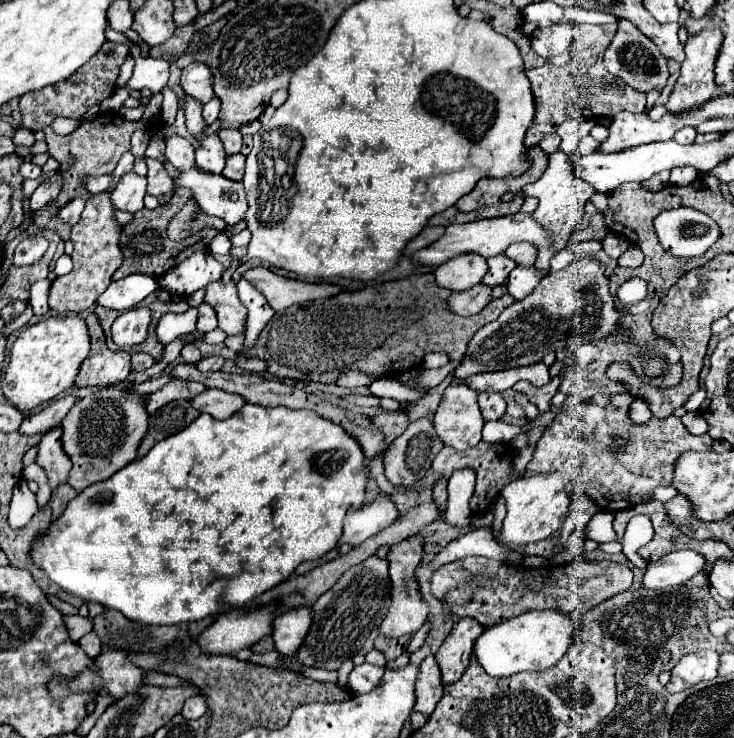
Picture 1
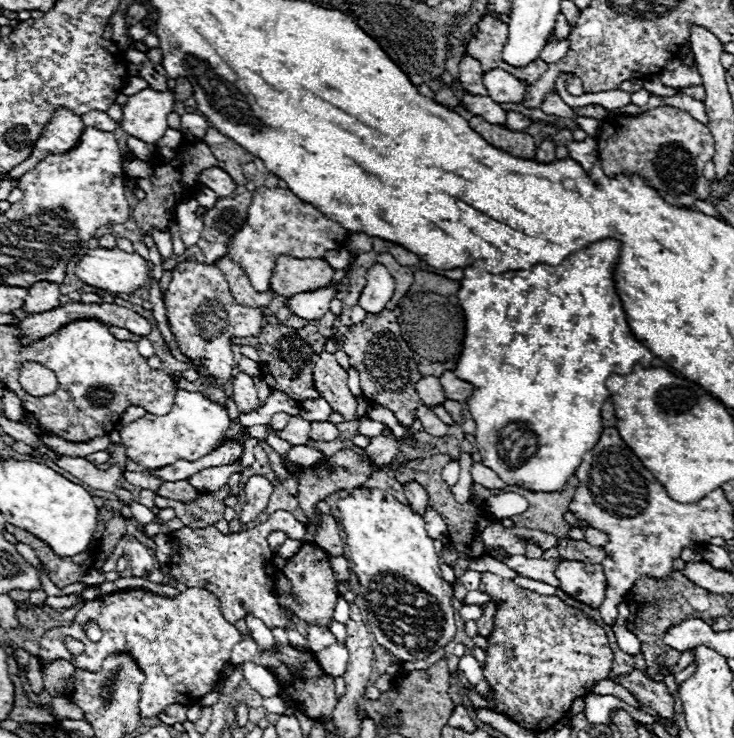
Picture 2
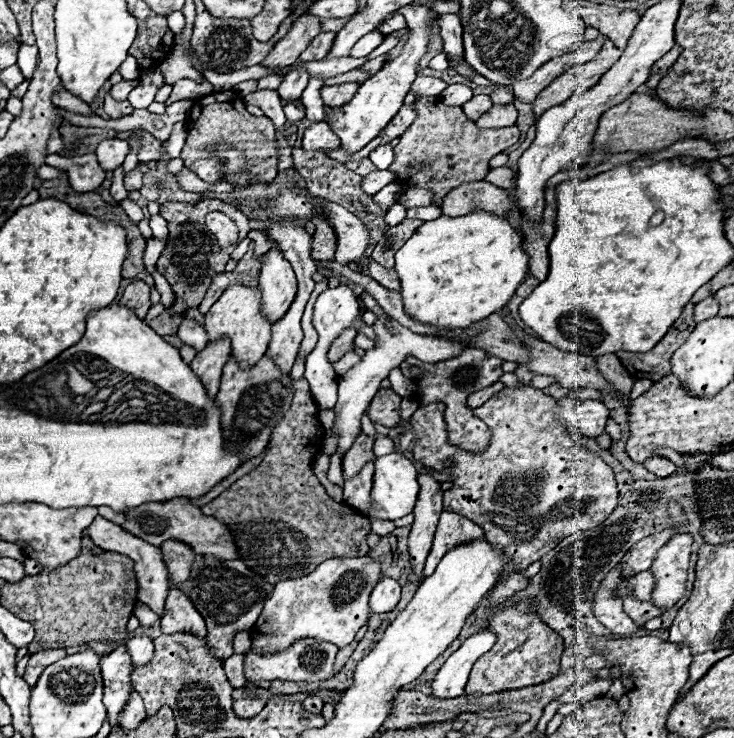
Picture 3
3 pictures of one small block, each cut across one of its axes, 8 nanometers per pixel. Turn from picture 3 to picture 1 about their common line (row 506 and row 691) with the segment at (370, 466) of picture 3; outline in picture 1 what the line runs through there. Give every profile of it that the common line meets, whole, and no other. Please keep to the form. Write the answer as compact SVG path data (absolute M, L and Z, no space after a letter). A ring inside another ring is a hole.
M364 662L360 666L354 666L354 670L350 672L350 678L348 678L348 688L354 694L370 692L370 690L374 690L380 684L382 674L384 674L384 668L372 666L368 662Z

